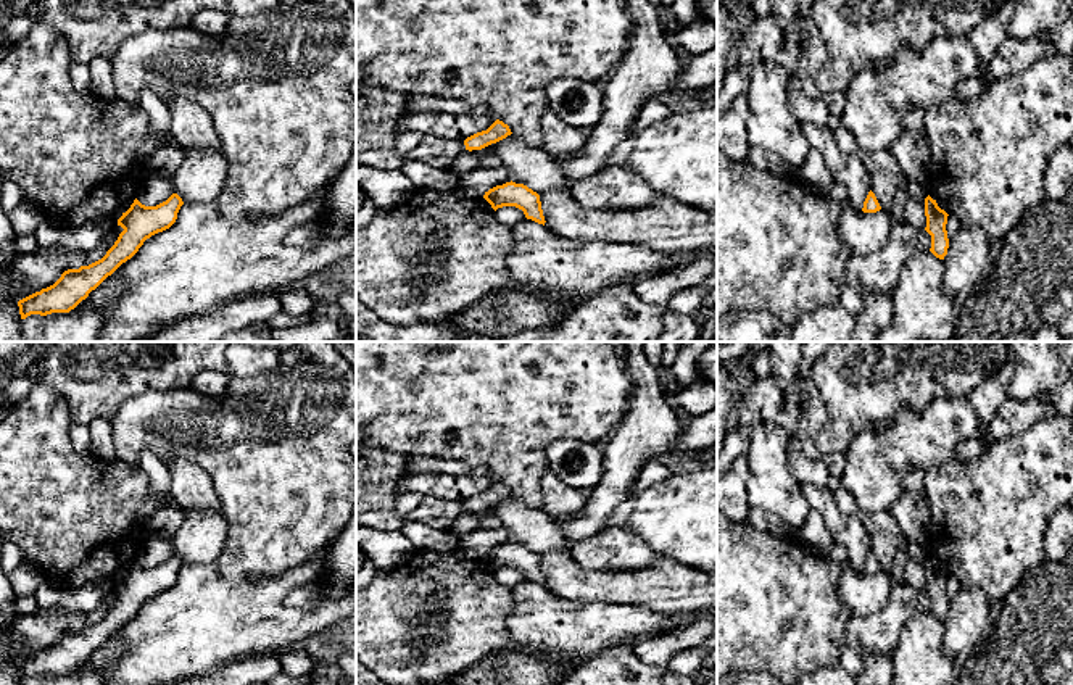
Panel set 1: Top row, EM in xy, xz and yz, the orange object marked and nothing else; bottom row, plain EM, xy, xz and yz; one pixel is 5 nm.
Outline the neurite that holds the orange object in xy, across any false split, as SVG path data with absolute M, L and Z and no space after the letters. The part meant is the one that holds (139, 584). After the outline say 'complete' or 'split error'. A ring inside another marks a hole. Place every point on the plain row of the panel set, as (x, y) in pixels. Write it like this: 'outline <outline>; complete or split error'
outline M177 554L156 567L145 567L135 559L118 580L118 587L124 592L106 616L89 627L64 632L53 646L19 661L21 680L31 675L47 677L74 670L122 624L130 621L147 600L169 590L182 566L184 563Z; complete

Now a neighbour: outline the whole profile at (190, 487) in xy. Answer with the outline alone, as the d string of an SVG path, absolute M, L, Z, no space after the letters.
M168 459L171 474L171 498L184 509L221 509L219 496L209 475L197 464L184 459Z

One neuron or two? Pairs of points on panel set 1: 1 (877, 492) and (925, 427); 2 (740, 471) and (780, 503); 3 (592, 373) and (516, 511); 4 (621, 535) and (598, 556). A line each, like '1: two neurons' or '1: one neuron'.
1: one neuron
2: two neurons
3: two neurons
4: one neuron

